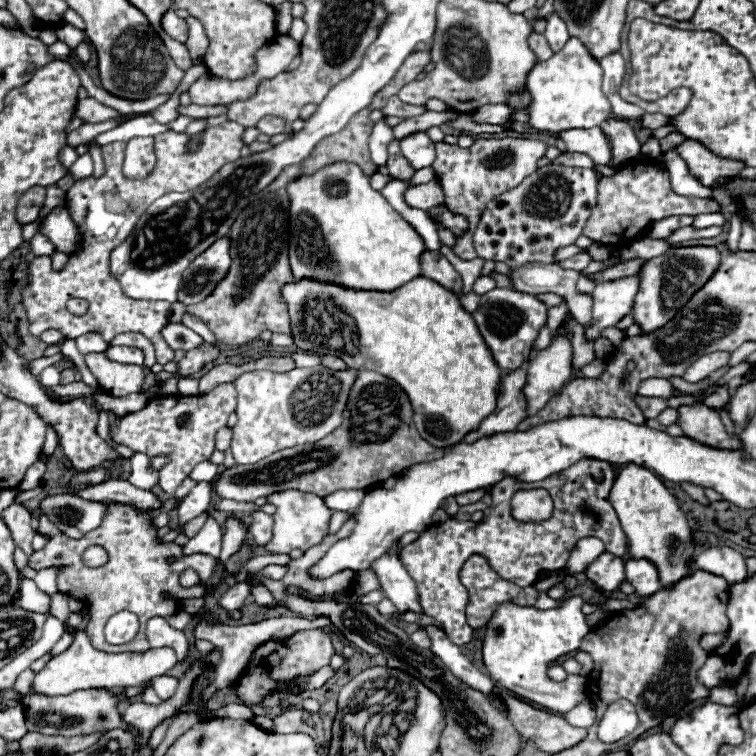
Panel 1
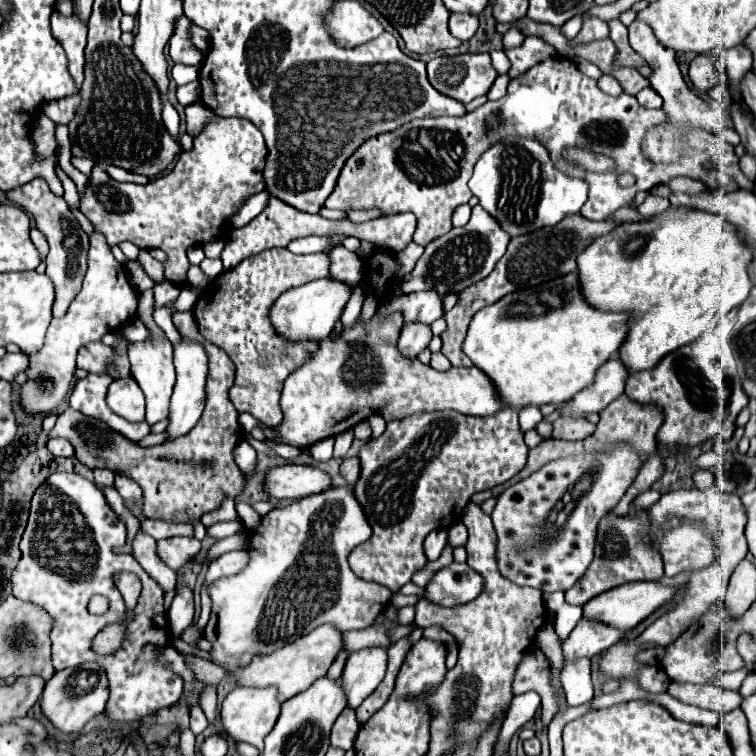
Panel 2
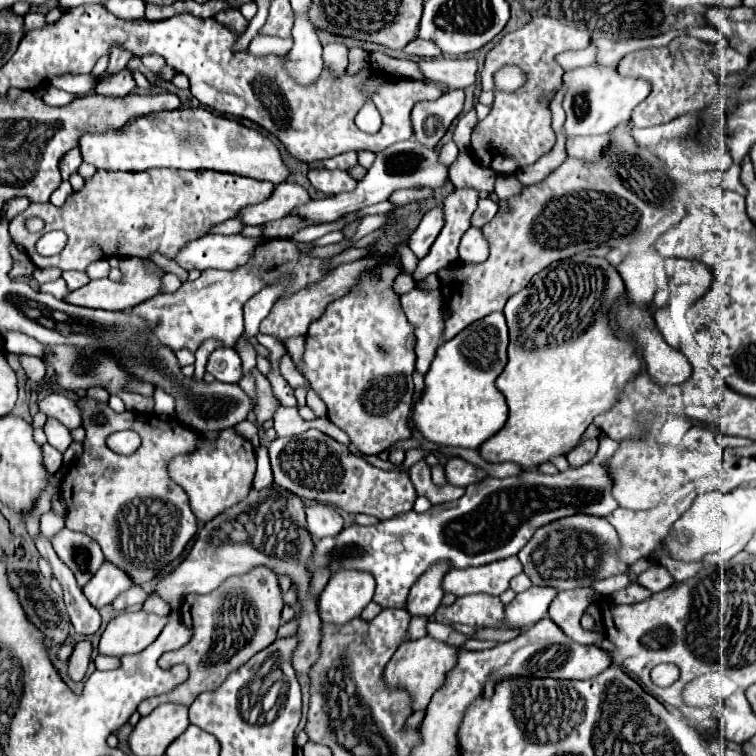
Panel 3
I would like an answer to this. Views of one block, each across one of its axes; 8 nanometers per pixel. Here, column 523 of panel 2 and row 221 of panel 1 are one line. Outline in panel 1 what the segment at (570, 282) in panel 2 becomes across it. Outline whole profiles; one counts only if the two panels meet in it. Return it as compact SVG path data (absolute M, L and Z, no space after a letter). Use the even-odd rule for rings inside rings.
M330 164L328 168L322 168L320 172L312 174L312 176L302 176L300 180L294 180L288 186L288 196L290 196L290 268L294 272L296 280L318 280L318 282L328 282L328 284L338 284L342 288L356 288L356 290L374 290L374 292L392 292L400 286L404 286L408 280L414 280L418 276L424 276L420 272L420 254L426 250L422 238L418 236L418 232L384 200L384 196L378 190L372 190L368 176L364 176L364 172L356 166L356 164Z

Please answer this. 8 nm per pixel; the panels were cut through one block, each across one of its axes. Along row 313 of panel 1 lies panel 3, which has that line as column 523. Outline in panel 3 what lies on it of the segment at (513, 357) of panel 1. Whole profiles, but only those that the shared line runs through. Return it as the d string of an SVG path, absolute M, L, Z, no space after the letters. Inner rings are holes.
M600 432L600 448L598 454L594 456L592 462L580 466L580 468L570 468L566 472L558 472L556 476L546 476L536 470L522 472L520 476L512 478L492 478L488 476L482 482L466 486L466 494L458 500L432 506L428 512L418 514L418 512L406 512L396 518L378 522L374 526L350 526L344 528L338 536L332 538L322 538L314 542L314 552L306 562L306 570L310 576L318 570L330 570L330 574L336 574L340 570L358 570L358 572L368 572L374 576L376 582L373 601L380 604L382 608L404 608L408 592L412 584L434 564L438 562L450 562L452 568L474 568L474 566L484 566L508 556L518 554L530 536L536 532L536 528L550 524L552 520L560 520L566 516L574 514L590 514L590 516L608 516L612 510L618 508L614 496L612 496L612 476L608 474L608 464L612 456L616 454L616 448L620 444L610 440L604 432Z

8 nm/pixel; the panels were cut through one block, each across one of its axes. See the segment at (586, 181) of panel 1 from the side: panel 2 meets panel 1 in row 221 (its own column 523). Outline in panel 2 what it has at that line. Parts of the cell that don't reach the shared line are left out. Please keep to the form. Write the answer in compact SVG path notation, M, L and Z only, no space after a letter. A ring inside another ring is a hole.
M614 444L610 452L578 454L546 464L532 476L506 488L492 510L492 522L496 530L496 562L504 578L518 586L538 588L542 592L568 590L586 572L594 556L596 526L600 518L610 512L618 500L626 494L640 470L640 460L628 444Z

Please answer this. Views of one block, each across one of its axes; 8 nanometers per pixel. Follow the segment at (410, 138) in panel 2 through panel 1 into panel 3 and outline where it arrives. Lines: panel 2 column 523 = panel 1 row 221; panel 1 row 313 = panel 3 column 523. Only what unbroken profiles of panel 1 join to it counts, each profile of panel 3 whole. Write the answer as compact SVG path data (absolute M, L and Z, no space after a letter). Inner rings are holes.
M538 16L530 20L516 32L506 34L500 44L496 44L484 62L480 72L482 90L492 90L492 74L504 64L520 66L528 80L526 84L512 92L494 92L492 112L484 118L486 122L478 124L472 132L472 158L484 168L492 168L498 174L514 174L516 170L534 164L540 156L548 154L556 144L556 134L550 126L550 108L546 106L546 96L556 92L562 84L564 68L556 62L556 56L568 50L582 50L590 42L590 34L562 24L550 16Z

